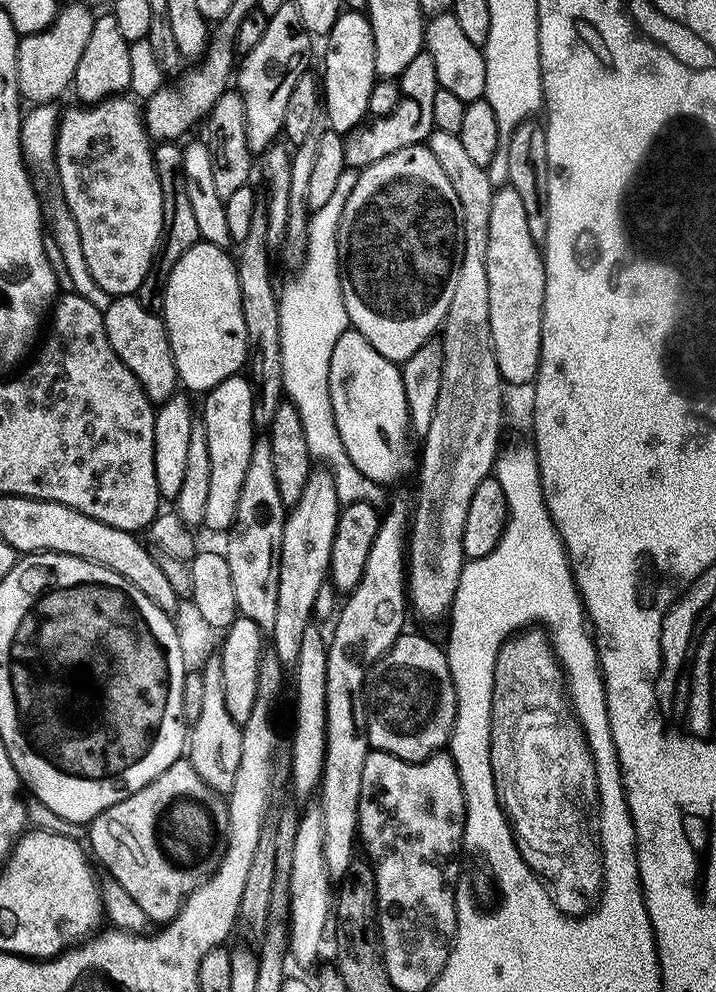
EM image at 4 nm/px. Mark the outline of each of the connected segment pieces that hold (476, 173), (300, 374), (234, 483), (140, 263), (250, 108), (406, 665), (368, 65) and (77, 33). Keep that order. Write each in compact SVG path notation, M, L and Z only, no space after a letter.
M433 130L426 146L434 158L446 170L446 178L458 194L462 221L462 251L460 269L450 298L450 310L442 325L444 362L442 364L442 386L438 390L438 402L434 405L434 418L430 418L430 430L423 433L424 453L419 453L420 501L414 504L414 515L410 520L410 537L406 564L406 596L410 608L424 620L436 620L449 615L454 594L458 590L458 578L462 574L466 557L462 550L462 530L466 526L466 510L470 510L470 498L478 490L478 482L493 475L496 457L501 451L500 427L504 424L505 385L500 378L498 362L494 354L494 342L490 334L490 282L486 278L486 246L490 246L490 206L494 185L488 177L488 169L478 166L465 151L458 136L446 130Z
M346 170L342 178L338 178L338 187L334 194L326 201L326 206L315 209L311 213L308 224L308 243L304 245L300 273L289 282L279 293L280 301L280 353L282 354L282 378L284 379L283 395L296 407L302 418L302 430L306 433L306 446L310 446L313 461L319 462L332 473L334 485L337 487L339 499L344 502L365 500L367 504L383 505L385 489L366 478L350 462L346 454L346 446L342 446L342 438L338 434L338 426L334 422L334 410L330 402L330 354L334 354L334 342L342 338L342 334L349 331L350 325L344 295L340 285L340 223L344 214L344 207L356 185L357 173Z
M237 374L218 382L203 397L204 415L202 421L209 443L210 456L210 490L207 491L206 514L203 527L212 532L227 533L235 522L238 510L239 494L242 493L246 470L250 467L251 450L257 437L258 429L252 422L254 398L252 381Z
M121 94L111 96L106 100L91 106L77 106L69 112L65 111L59 118L59 128L56 132L56 160L55 171L60 174L60 186L64 190L64 200L67 210L71 212L74 221L77 222L78 231L81 235L82 246L85 250L85 260L89 264L89 270L94 276L98 286L102 286L106 294L113 298L118 296L136 296L144 287L144 281L148 279L148 273L153 271L156 253L164 235L164 195L160 185L160 175L156 169L156 157L154 144L148 135L145 117L142 108L131 95Z
M288 2L278 12L267 17L258 46L243 53L234 76L234 84L246 106L246 132L248 145L253 154L263 154L277 143L284 131L286 106L294 91L294 82L306 70L310 35L304 28L298 6Z
M402 634L394 642L394 646L385 656L378 658L370 665L366 677L366 696L368 692L368 720L366 716L366 731L368 734L368 743L375 751L389 752L392 756L397 756L403 760L424 760L428 756L435 756L452 739L452 727L456 721L456 688L452 685L452 665L447 651L444 652L432 640L427 640L424 636L408 636Z
M344 10L337 23L327 34L328 49L324 52L324 76L322 72L322 112L327 127L333 132L347 134L365 123L368 116L370 90L378 79L374 66L374 30L363 12Z
M68 4L56 13L56 21L38 34L19 37L18 86L21 97L29 105L50 104L59 101L64 91L73 87L79 58L90 40L97 17L84 4Z

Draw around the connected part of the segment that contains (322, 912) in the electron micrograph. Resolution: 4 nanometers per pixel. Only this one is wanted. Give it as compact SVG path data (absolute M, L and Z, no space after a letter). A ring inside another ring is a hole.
M312 806L299 817L297 837L294 839L294 858L289 882L288 949L291 963L308 968L320 952L324 940L324 927L330 924L330 881L322 854L322 814Z

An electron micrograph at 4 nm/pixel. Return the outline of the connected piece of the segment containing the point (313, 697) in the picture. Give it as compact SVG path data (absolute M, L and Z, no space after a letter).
M309 626L303 635L302 648L298 653L298 660L294 667L296 674L296 725L292 728L292 772L290 771L290 788L296 791L296 796L304 800L308 795L317 791L320 774L324 770L324 754L326 752L326 662L328 649L326 636Z

